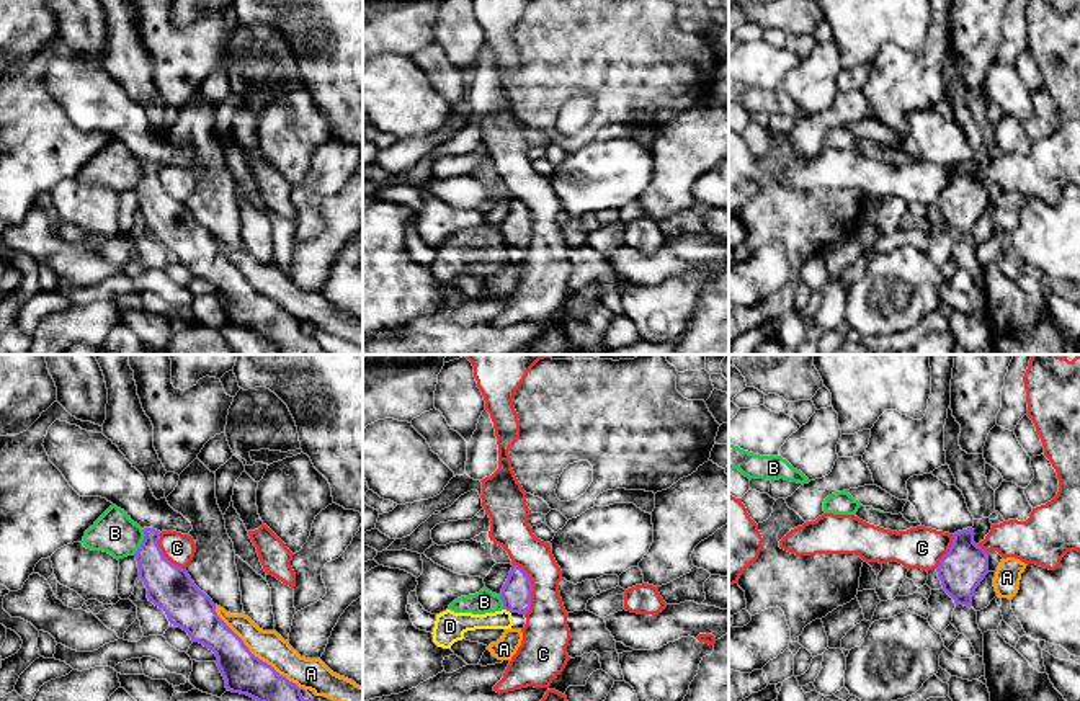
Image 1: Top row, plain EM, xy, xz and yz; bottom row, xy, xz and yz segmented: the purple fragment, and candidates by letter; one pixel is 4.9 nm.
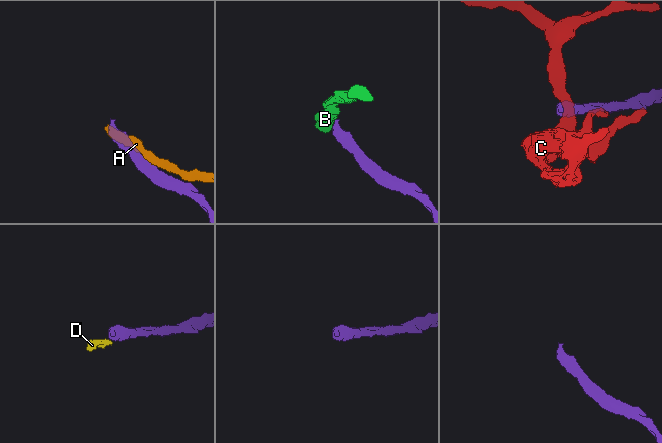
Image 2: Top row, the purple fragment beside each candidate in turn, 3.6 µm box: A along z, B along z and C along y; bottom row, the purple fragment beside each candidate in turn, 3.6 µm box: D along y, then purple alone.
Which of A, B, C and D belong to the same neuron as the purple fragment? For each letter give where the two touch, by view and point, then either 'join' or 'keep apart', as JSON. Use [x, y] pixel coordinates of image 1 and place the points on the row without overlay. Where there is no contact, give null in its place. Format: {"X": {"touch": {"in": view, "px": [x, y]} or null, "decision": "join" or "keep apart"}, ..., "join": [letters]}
{"A": {"touch": {"in": "xy", "px": [250, 286]}, "decision": "keep apart"}, "B": {"touch": {"in": "xy", "px": [142, 177]}, "decision": "keep apart"}, "C": {"touch": {"in": "xz", "px": [531, 223]}, "decision": "keep apart"}, "D": {"touch": {"in": "xz", "px": [507, 244]}, "decision": "keep apart"}, "join": []}

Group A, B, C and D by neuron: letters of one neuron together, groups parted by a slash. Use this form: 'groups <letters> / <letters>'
groups A / B D / C

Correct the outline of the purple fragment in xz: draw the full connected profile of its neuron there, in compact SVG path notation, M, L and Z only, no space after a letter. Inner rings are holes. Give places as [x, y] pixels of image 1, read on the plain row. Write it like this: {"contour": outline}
{"contour": "M513 199L500 227L503 242L511 247L526 248L531 242L531 227L529 209L521 201Z"}

